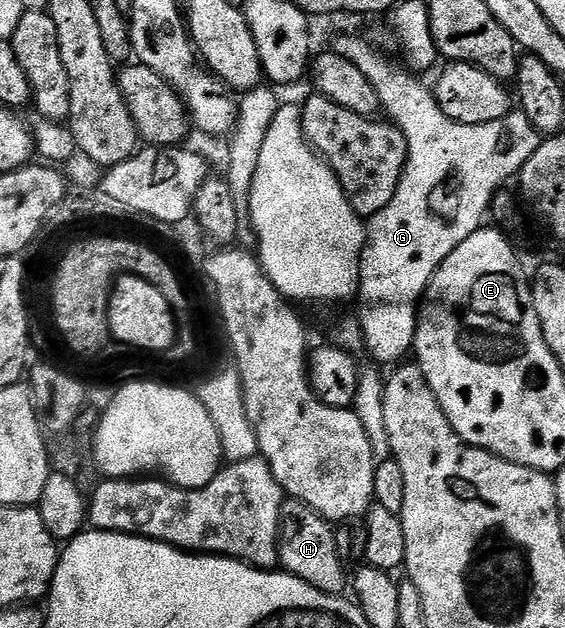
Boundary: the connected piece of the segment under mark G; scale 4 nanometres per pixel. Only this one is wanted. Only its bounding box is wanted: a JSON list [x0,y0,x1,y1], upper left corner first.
[332,35,541,366]

